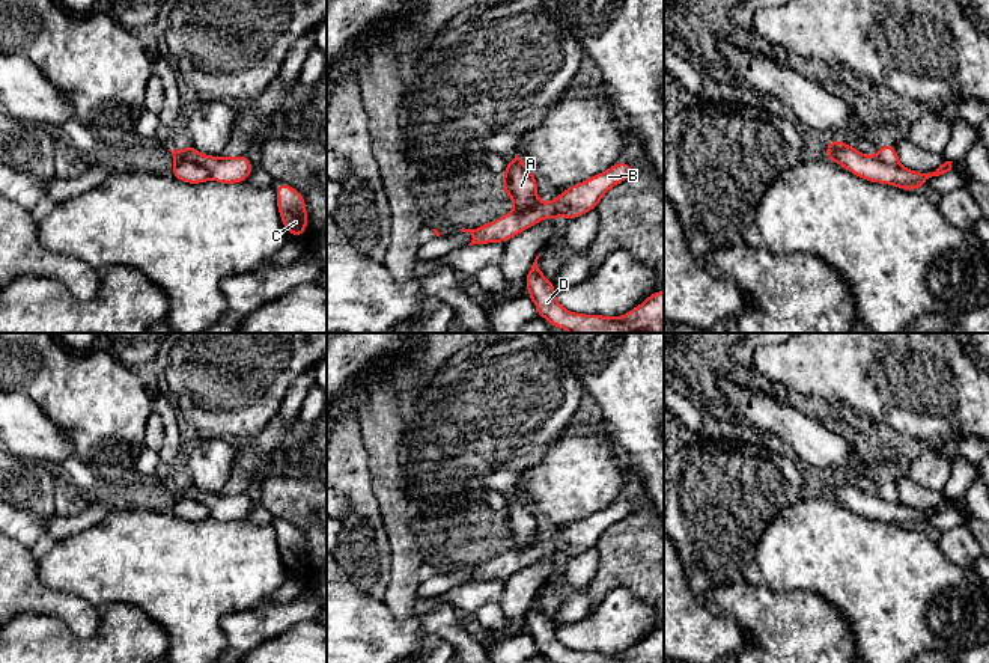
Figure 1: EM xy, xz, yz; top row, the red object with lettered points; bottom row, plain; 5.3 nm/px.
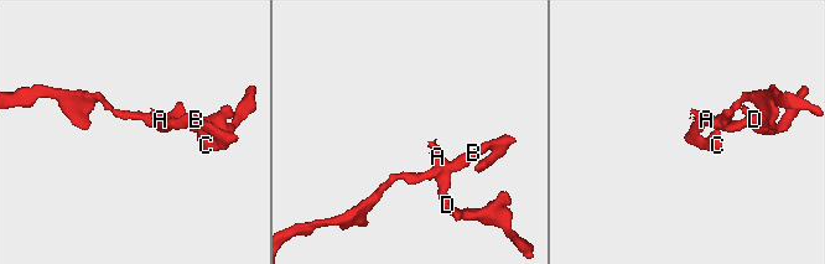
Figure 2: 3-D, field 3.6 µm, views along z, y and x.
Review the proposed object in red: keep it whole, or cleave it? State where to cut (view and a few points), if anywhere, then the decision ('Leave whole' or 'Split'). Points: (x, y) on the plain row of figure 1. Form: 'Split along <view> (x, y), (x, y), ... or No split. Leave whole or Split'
Split along xy (175, 499), (191, 498), (200, 501), (211, 514). Split

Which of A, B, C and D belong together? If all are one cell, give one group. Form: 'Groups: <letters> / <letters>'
Groups: A D / B C

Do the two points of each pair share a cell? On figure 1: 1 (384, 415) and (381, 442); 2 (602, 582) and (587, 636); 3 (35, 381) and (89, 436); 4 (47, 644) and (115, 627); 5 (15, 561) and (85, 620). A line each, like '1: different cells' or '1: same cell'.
1: same cell
2: different cells
3: same cell
4: same cell
5: same cell

